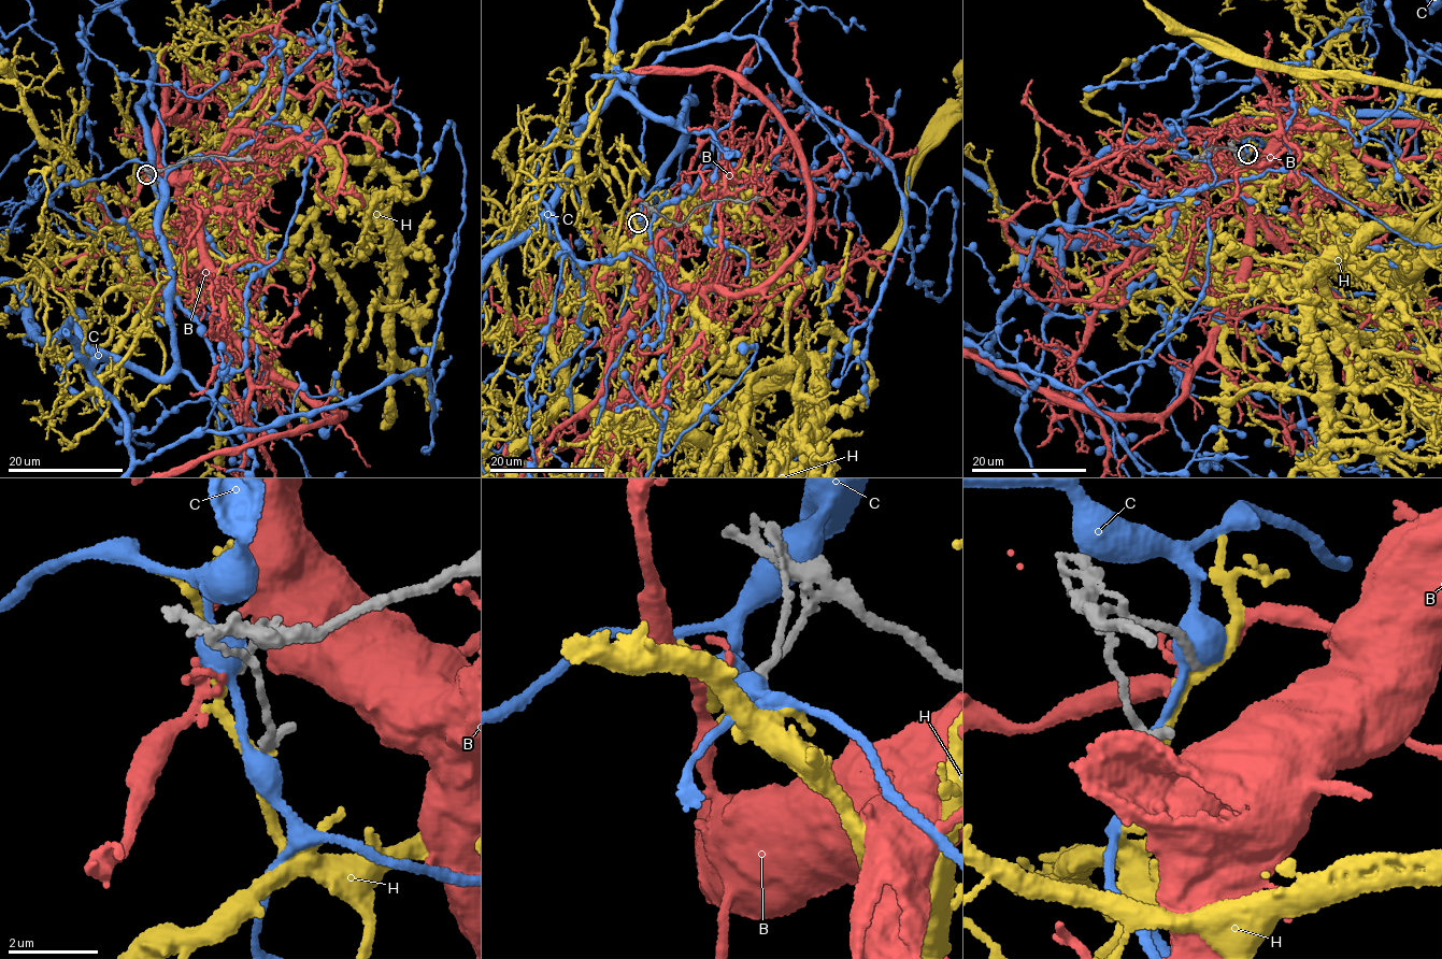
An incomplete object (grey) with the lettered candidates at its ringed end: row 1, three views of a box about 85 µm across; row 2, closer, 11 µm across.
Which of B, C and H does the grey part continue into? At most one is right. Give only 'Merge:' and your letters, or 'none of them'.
Merge: none of them

